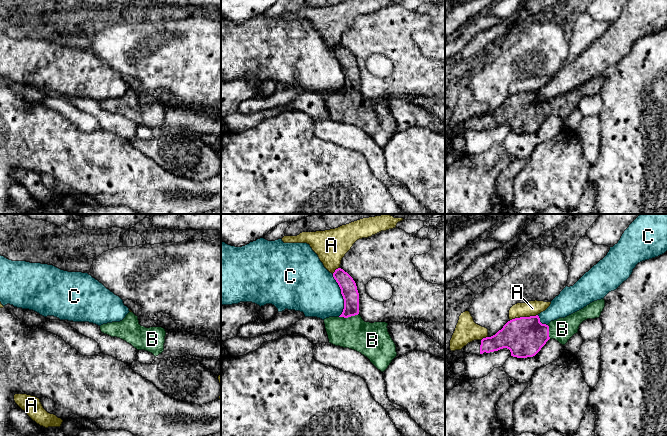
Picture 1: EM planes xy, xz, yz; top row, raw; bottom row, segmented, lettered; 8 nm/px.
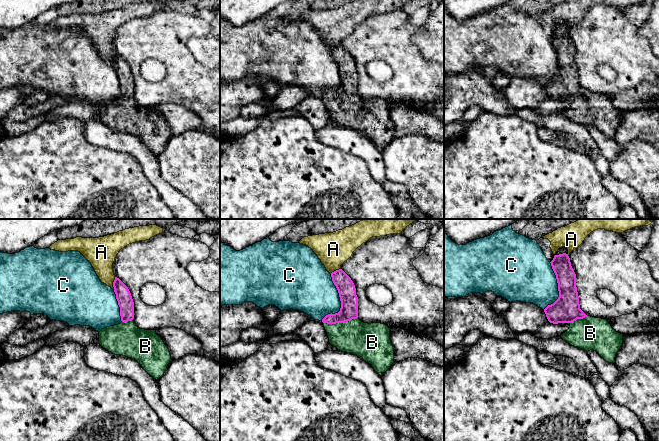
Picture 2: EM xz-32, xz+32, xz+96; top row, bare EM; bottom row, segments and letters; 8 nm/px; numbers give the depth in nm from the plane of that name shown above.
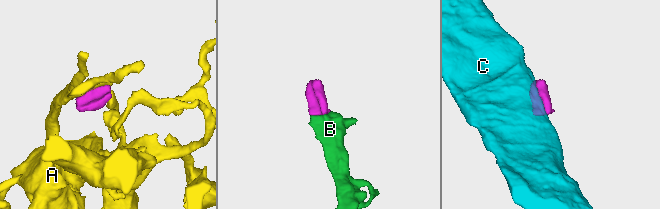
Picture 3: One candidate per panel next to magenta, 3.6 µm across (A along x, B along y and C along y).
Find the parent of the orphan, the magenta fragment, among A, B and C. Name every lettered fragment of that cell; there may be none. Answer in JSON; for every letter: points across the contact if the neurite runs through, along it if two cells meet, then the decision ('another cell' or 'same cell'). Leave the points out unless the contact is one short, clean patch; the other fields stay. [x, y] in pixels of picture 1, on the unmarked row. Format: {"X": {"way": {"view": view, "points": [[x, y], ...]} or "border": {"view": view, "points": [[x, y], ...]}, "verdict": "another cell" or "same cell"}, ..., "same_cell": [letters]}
{"A": {"verdict": "another cell"}, "B": {"way": {"view": "xz", "points": [[348, 63], [348, 92], [369, 115]]}, "verdict": "same cell"}, "C": {"verdict": "another cell"}, "same_cell": ["B"]}

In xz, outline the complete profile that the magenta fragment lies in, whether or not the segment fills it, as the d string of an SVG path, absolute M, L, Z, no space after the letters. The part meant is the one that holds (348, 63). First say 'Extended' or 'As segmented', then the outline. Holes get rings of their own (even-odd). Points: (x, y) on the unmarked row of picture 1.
Extended. M341 44L335 46L333 53L341 65L344 85L339 93L324 95L329 119L361 129L384 148L397 132L388 99L365 98L359 91L359 69L353 54Z

